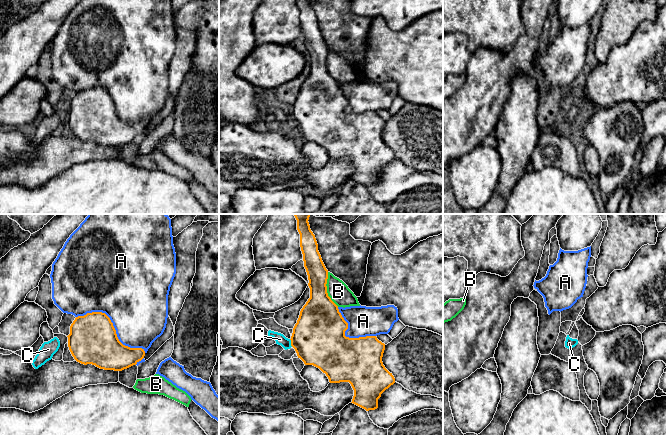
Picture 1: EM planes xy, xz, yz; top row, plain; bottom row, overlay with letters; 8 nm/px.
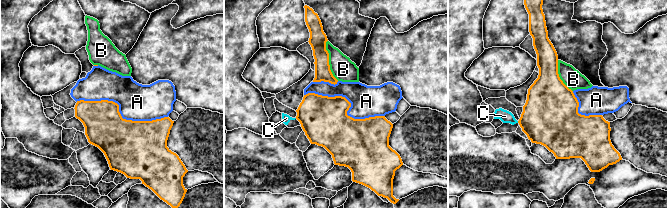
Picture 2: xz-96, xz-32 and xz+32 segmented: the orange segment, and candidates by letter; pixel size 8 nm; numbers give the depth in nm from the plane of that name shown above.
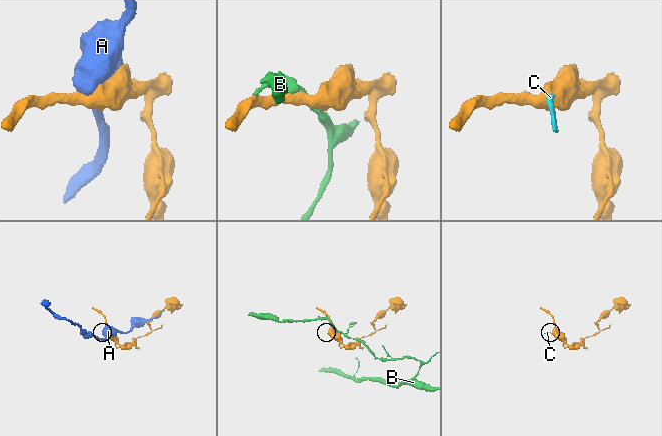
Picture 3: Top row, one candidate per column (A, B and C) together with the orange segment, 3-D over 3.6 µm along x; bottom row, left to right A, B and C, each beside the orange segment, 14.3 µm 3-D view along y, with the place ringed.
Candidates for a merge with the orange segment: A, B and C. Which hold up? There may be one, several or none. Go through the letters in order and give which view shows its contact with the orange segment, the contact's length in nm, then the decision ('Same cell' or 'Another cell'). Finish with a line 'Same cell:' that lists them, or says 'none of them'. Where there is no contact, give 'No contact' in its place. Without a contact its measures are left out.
A: Touches orange in xy. Shared border 650 nm. Another cell
B: Touches orange in xz. Shared border 300 nm. Another cell
C: Touches orange in xz. Shared border 70 nm. Another cell
Same cell: none of them

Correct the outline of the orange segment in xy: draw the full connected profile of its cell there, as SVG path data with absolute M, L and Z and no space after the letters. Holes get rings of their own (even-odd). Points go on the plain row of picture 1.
M102 88L76 93L67 113L69 126L77 138L104 146L122 147L145 132L144 125L130 124L119 117L113 99Z

